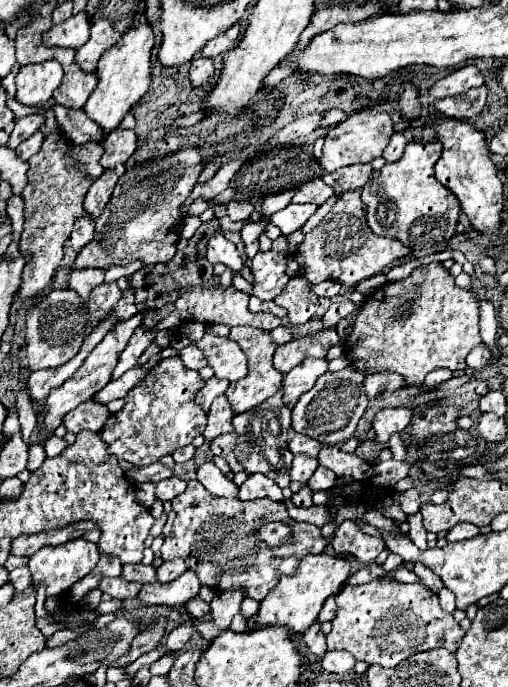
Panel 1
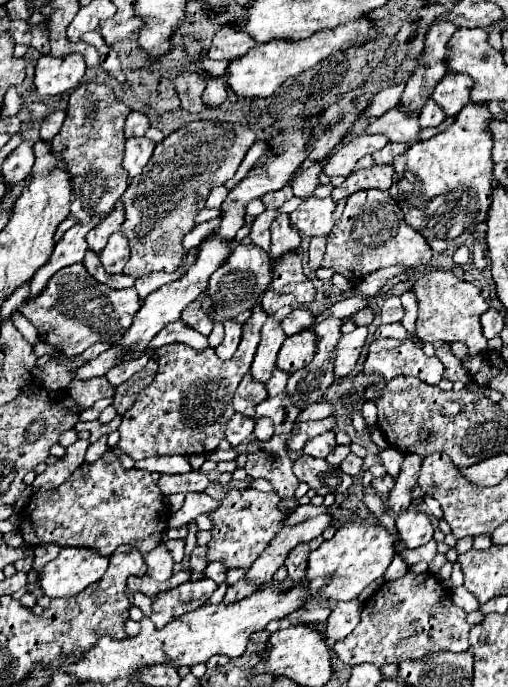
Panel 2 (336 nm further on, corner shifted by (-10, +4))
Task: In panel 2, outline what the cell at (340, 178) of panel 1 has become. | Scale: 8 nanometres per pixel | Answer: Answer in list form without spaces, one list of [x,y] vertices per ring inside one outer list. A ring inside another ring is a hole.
[[[373,165],[369,169],[361,169],[345,179],[343,185],[335,187],[333,199],[341,201],[347,199],[349,195],[361,191],[361,189],[381,189],[387,191],[391,187],[393,179],[393,167],[391,165]]]

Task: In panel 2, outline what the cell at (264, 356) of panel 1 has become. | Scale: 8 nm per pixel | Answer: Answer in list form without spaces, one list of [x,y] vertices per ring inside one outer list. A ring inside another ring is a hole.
[[[275,369],[275,371],[273,371],[273,377],[271,377],[269,383],[265,385],[265,387],[267,387],[267,393],[269,393],[271,397],[277,395],[277,393],[281,393],[281,391],[285,389],[285,385],[287,385],[287,379],[289,379],[289,373]]]

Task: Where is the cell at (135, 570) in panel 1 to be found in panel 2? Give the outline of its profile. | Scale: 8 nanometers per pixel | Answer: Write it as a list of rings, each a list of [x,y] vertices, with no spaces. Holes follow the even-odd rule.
[[[163,543],[149,551],[143,559],[147,563],[147,575],[155,581],[167,581],[173,575],[173,557]]]

